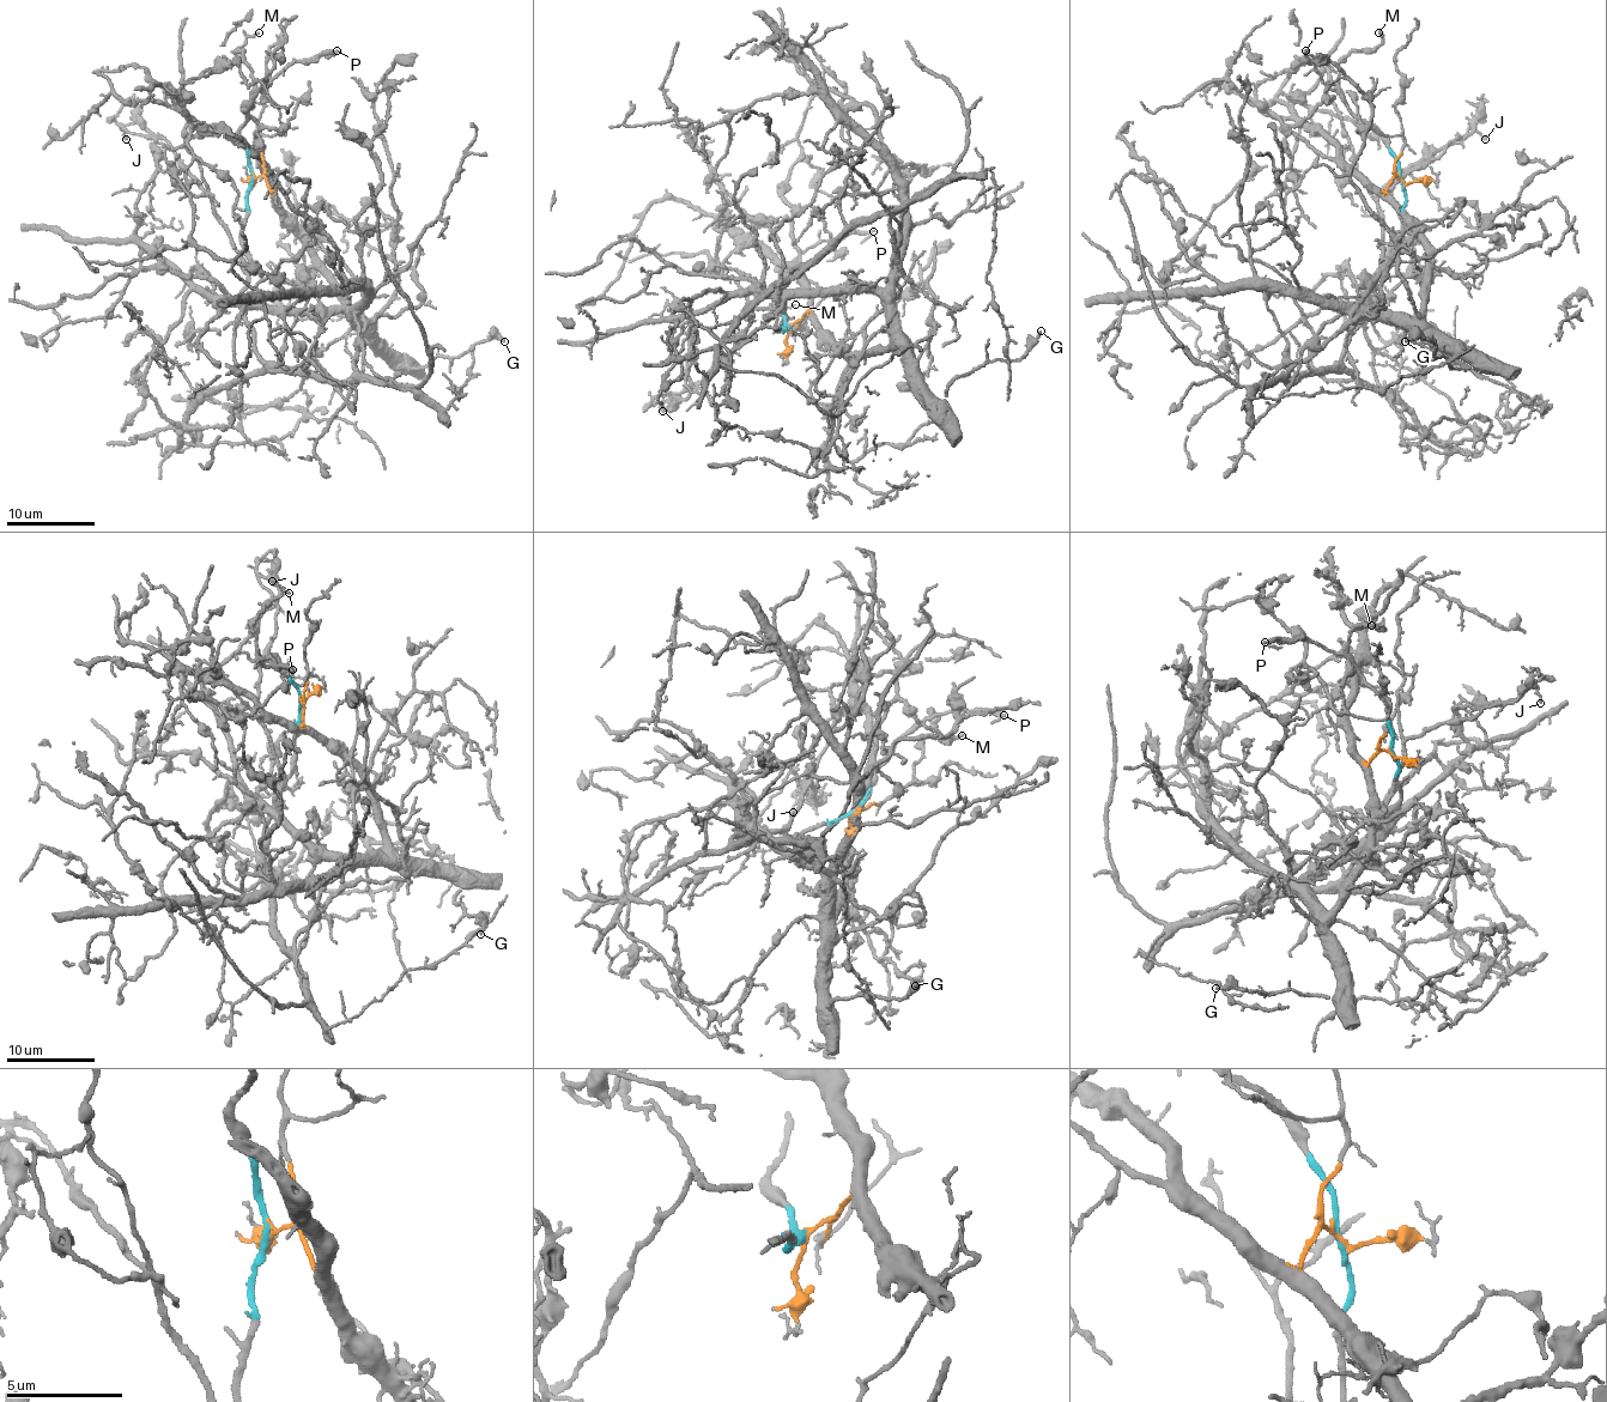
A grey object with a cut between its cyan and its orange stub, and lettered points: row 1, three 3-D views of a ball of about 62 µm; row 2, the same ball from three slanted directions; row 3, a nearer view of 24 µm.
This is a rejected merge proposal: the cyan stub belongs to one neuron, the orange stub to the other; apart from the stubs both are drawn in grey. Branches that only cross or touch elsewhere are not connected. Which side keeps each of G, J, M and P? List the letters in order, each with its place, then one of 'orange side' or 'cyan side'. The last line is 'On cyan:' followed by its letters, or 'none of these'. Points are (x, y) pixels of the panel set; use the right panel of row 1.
G: place (1405, 341); orange side
J: place (1485, 139); cyan side
M: place (1378, 32); cyan side
P: place (1305, 50); cyan side
On cyan: J, M, P

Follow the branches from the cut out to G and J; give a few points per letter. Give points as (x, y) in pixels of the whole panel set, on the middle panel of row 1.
G: (790, 327), (807, 311), (846, 351), (902, 350), (907, 366), (940, 400), (972, 369), (1019, 358), (1041, 332)
J: (788, 327), (778, 327), (786, 321), (778, 309), (749, 303), (713, 366), (658, 398), (662, 411)

